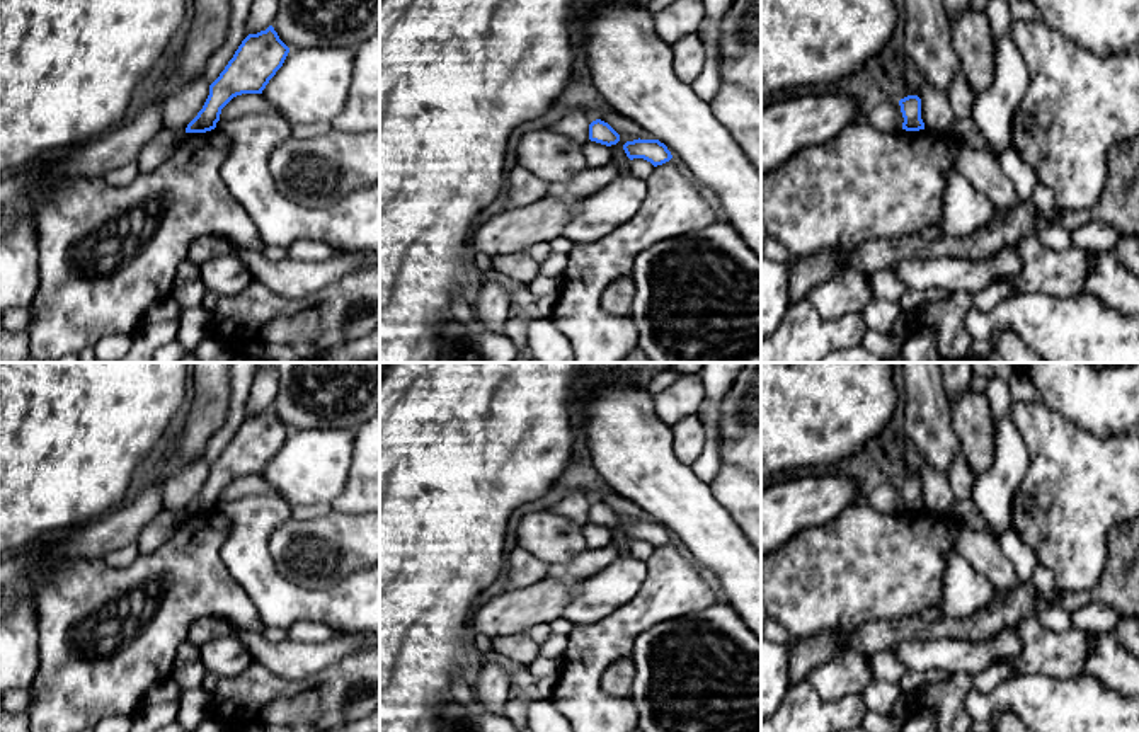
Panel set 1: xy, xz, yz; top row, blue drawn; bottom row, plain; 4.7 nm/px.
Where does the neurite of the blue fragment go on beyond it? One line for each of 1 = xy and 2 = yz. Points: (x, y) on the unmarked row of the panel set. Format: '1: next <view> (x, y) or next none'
1: next none
2: next none

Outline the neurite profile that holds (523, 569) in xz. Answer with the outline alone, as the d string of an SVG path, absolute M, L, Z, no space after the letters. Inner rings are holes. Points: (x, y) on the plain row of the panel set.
M516 546L506 560L502 579L506 580L506 591L516 591L528 587L545 579L548 563L531 555L521 546Z

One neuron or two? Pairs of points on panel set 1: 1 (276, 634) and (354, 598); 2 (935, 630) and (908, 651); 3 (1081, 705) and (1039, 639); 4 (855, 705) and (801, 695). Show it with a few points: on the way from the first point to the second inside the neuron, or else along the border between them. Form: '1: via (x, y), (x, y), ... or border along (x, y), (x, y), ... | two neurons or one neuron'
1: border along (264, 625), (286, 629) | two neurons
2: border along (964, 639), (911, 639), (899, 642), (891, 651) | two neurons
3: border along (1085, 669), (1075, 676), (1024, 674) | two neurons
4: via (841, 709), (814, 709) | one neuron

